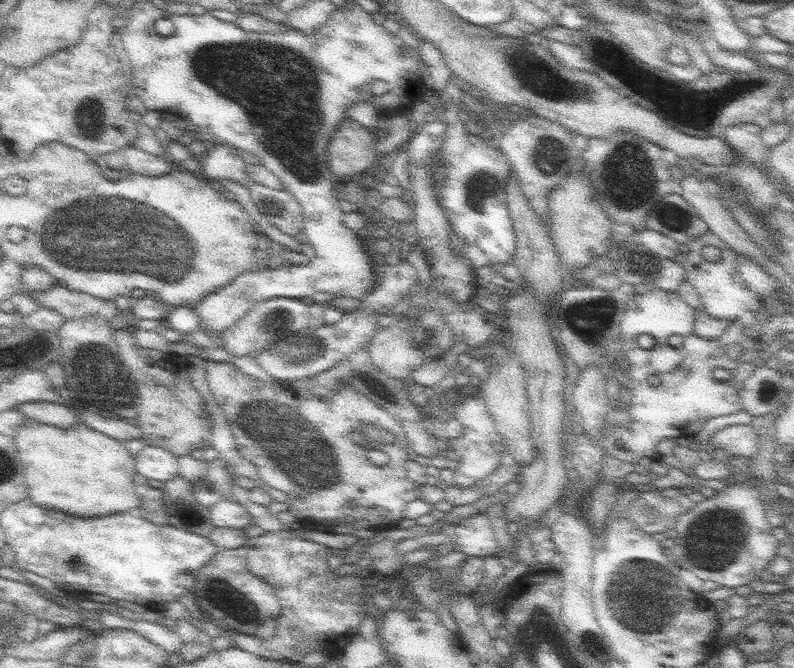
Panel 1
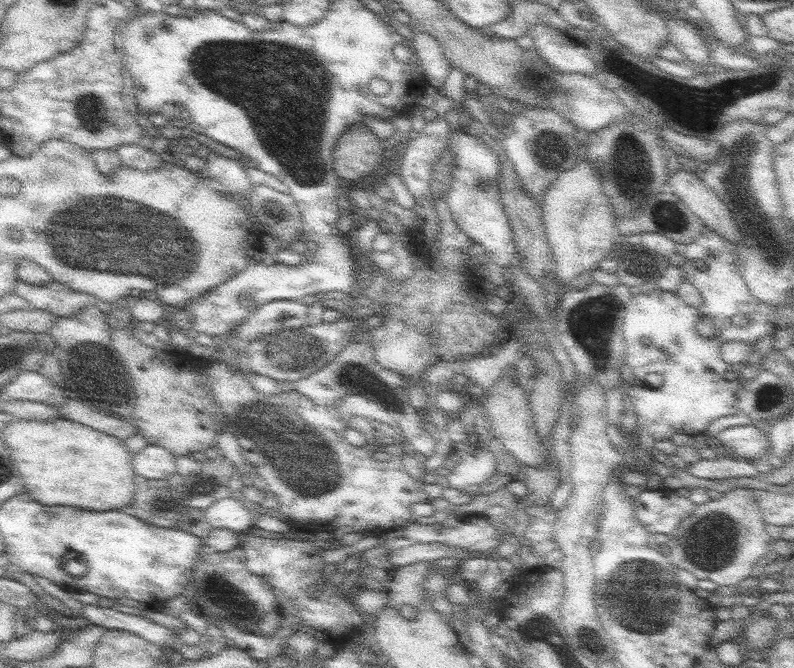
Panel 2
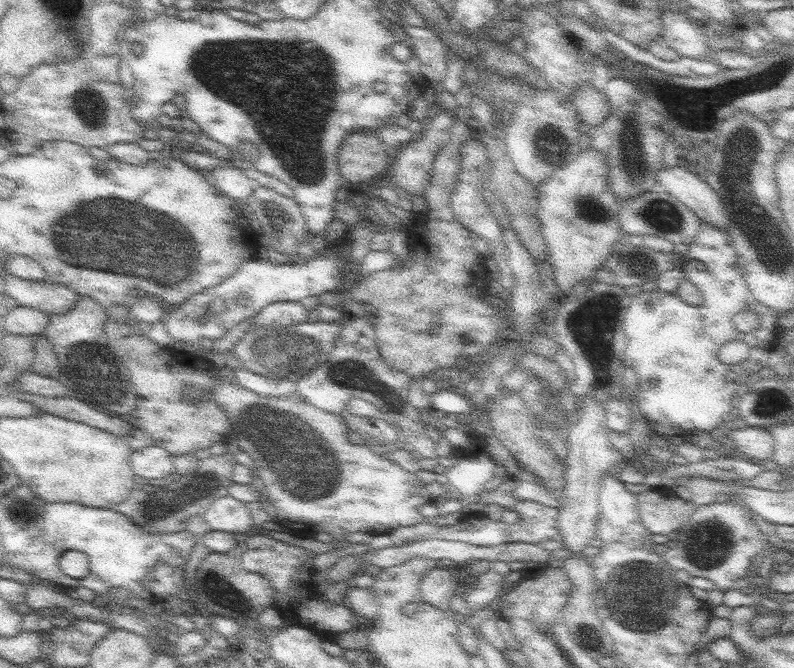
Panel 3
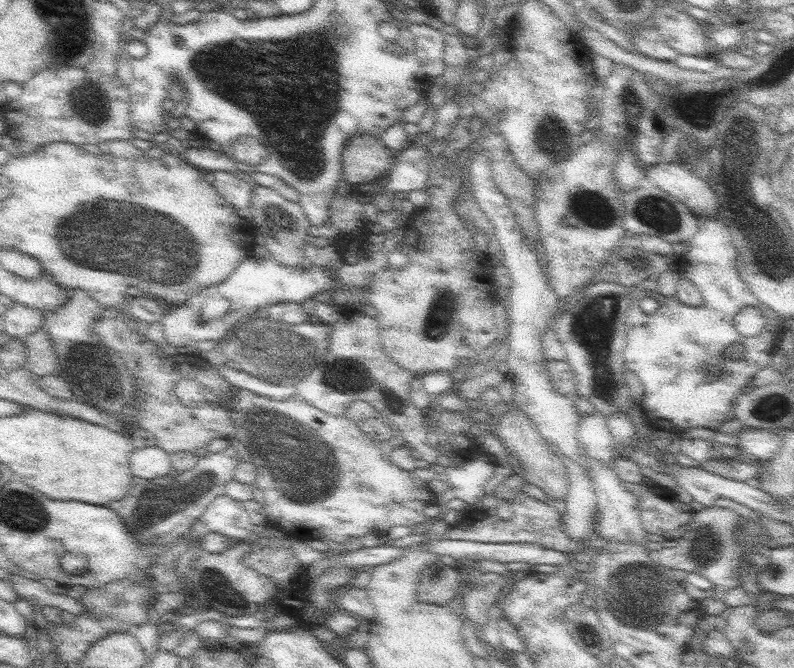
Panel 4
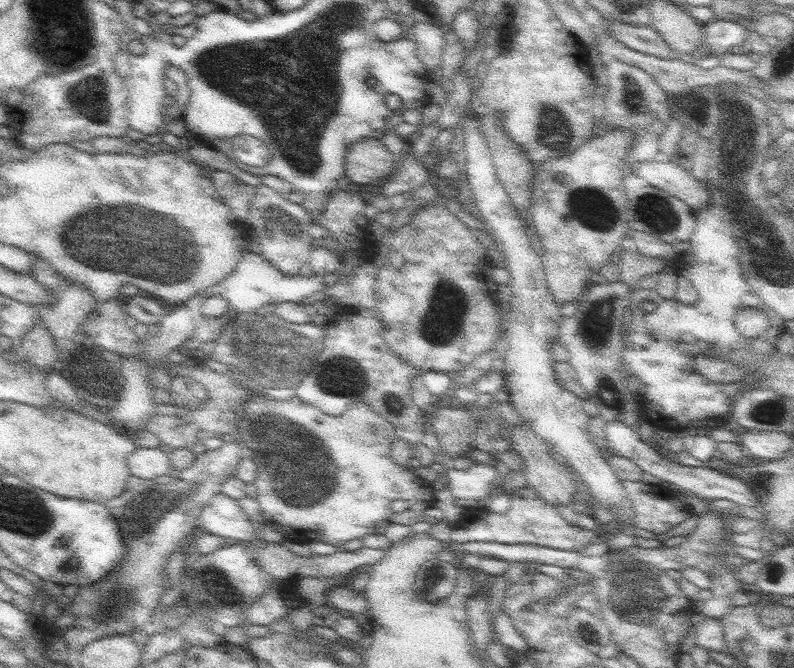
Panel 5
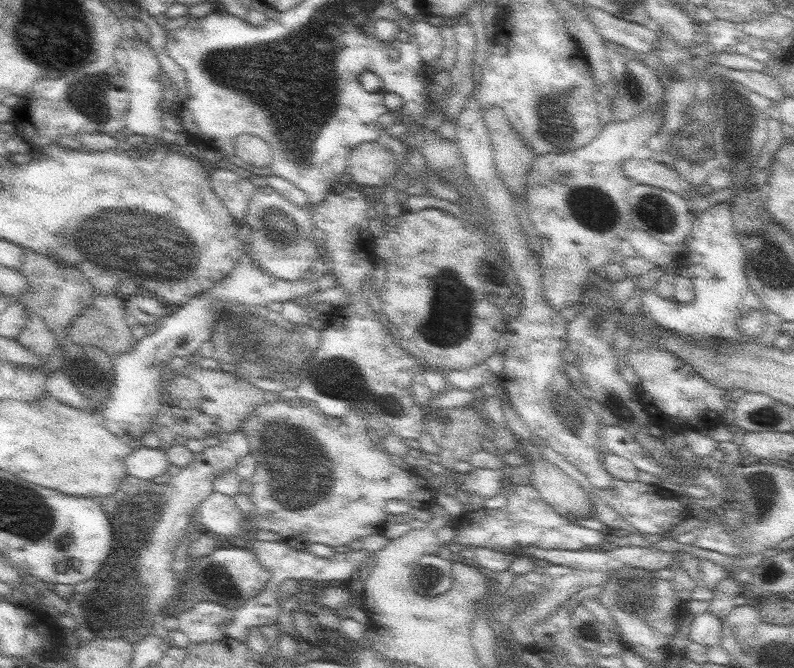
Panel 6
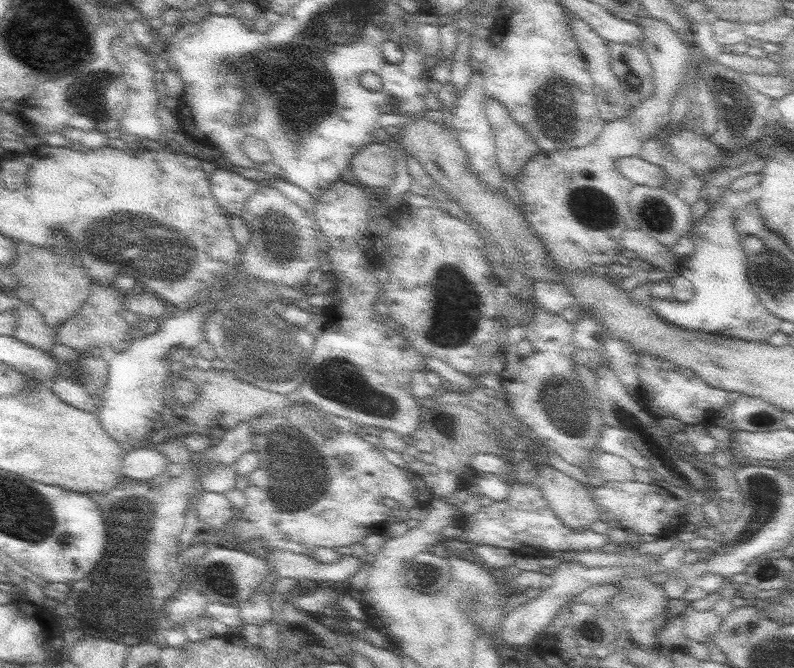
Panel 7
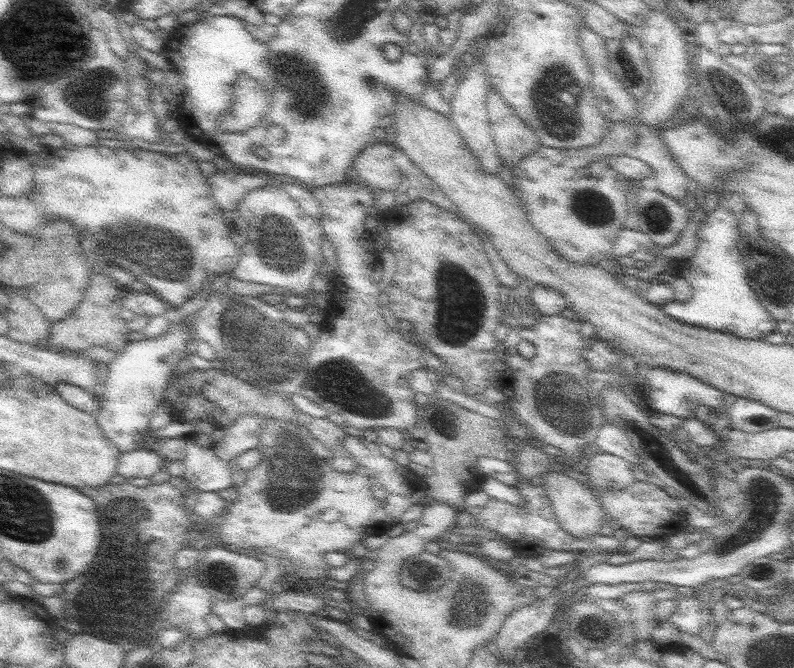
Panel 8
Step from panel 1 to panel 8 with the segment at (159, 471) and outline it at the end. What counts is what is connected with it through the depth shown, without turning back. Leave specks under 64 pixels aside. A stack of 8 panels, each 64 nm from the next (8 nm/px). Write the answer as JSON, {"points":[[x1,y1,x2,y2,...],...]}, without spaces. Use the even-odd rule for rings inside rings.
{"points":[[133,450,133,452,123,452,123,456,119,458,119,466,117,466,117,476,121,476,121,480,129,480,133,482,135,478,147,478,151,480,165,464,165,458,157,452,151,450]]}

